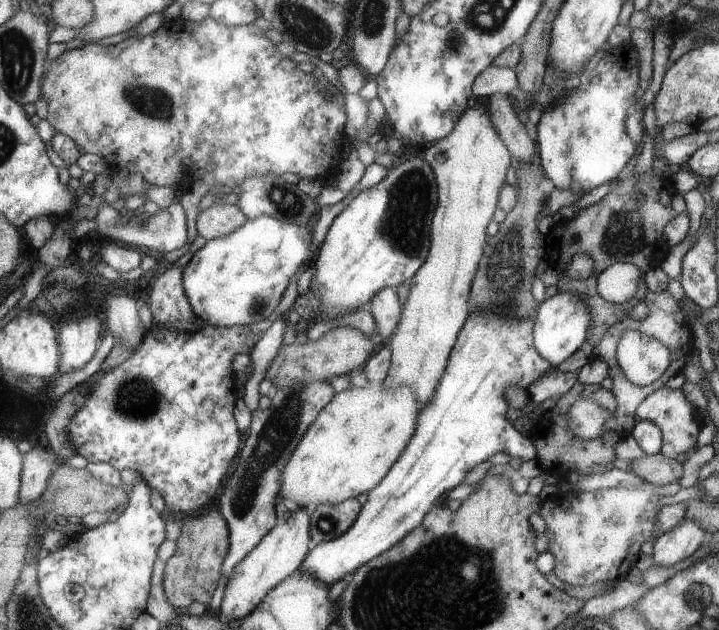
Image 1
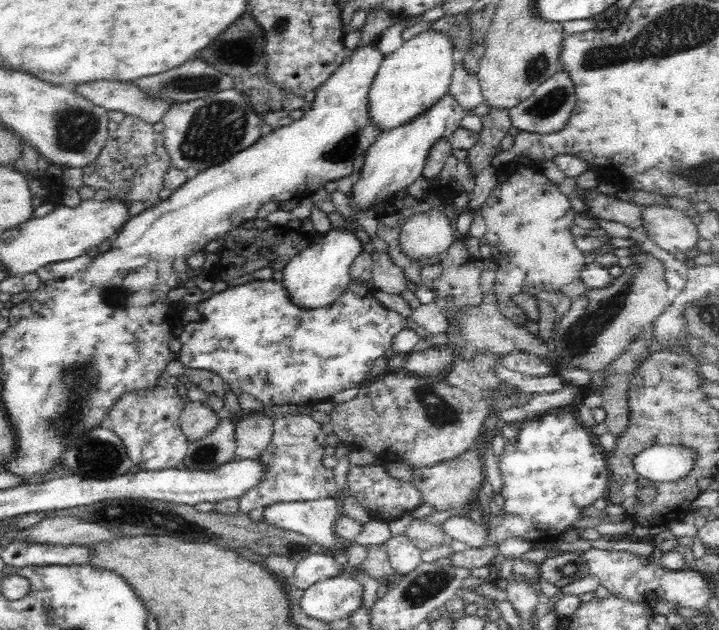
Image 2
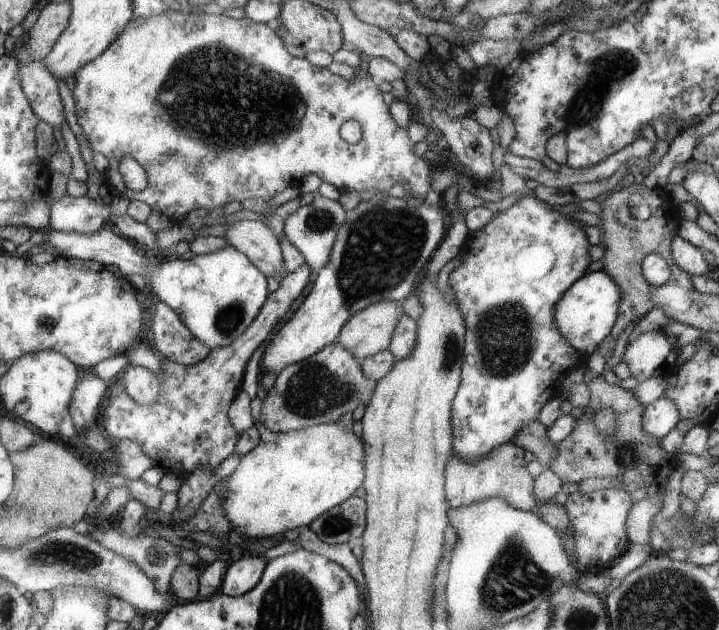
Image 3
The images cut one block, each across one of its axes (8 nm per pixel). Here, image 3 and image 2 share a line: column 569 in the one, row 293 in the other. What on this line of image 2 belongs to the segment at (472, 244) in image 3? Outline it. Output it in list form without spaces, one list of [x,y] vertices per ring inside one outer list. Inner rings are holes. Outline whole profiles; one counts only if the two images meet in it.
[[[272,278],[252,280],[200,302],[198,312],[202,320],[180,324],[182,334],[178,338],[182,342],[182,350],[178,352],[178,360],[186,368],[204,368],[220,374],[226,390],[232,390],[238,396],[252,394],[268,406],[314,406],[332,400],[336,392],[360,388],[368,382],[368,372],[374,362],[380,356],[384,358],[384,352],[392,348],[394,338],[402,330],[408,330],[408,320],[402,314],[382,306],[374,298],[374,290],[368,288],[366,282],[356,280],[350,280],[332,304],[318,308],[304,308],[292,302],[284,282],[276,282]]]

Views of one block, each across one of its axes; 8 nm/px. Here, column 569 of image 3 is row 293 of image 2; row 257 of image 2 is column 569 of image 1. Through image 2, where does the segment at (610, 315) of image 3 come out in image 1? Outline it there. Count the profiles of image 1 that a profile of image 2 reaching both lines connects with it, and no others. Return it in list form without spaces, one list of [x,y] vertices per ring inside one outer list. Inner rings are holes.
[[[557,292],[555,298],[549,298],[541,304],[535,320],[537,320],[535,348],[541,352],[541,356],[545,356],[553,364],[553,368],[559,368],[559,364],[563,364],[569,356],[573,356],[583,346],[583,342],[589,340],[589,330],[593,326],[593,318],[587,302],[583,302],[575,294],[561,294],[561,292]]]

